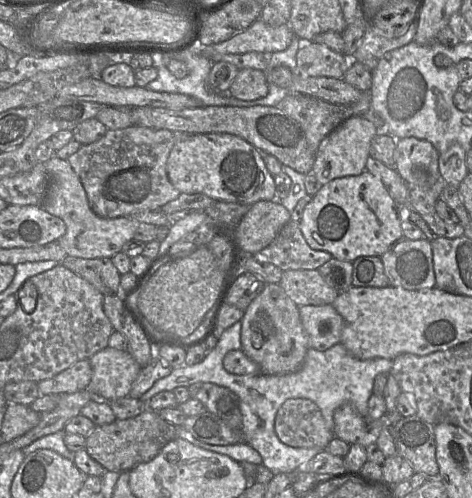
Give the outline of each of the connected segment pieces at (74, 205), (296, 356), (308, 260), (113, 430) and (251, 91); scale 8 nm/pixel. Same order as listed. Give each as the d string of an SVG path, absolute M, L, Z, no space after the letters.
M53 156L45 162L49 186L41 204L49 214L62 219L66 233L58 240L67 255L84 258L112 258L122 250L124 244L134 239L140 222L130 217L107 219L97 216L90 208L85 189L67 160Z
M266 284L262 292L252 300L241 320L241 350L254 361L266 375L285 375L299 371L304 363L309 341L302 325L299 306L284 292L279 284Z
M289 221L275 239L253 255L260 262L269 262L283 272L287 270L315 270L333 256L326 251L310 248L299 222Z
M146 409L136 417L95 426L86 437L88 454L107 471L118 473L131 471L137 465L151 461L167 443L177 438L176 426L164 420L158 412Z
M239 69L236 78L230 86L233 97L254 101L267 96L269 92L265 72L258 69Z

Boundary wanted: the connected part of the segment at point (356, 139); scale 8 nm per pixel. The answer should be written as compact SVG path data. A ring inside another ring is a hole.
M353 116L345 120L321 141L316 152L312 174L322 185L336 178L361 174L366 170L371 142L377 134L377 126L364 116Z

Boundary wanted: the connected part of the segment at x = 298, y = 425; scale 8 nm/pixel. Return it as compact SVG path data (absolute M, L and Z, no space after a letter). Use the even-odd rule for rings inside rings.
M290 398L278 409L275 433L287 446L326 449L335 437L319 407L309 399Z

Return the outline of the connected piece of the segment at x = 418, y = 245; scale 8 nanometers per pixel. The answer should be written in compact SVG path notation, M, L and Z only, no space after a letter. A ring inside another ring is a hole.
M427 238L397 241L381 256L391 286L407 290L436 286L431 241Z

